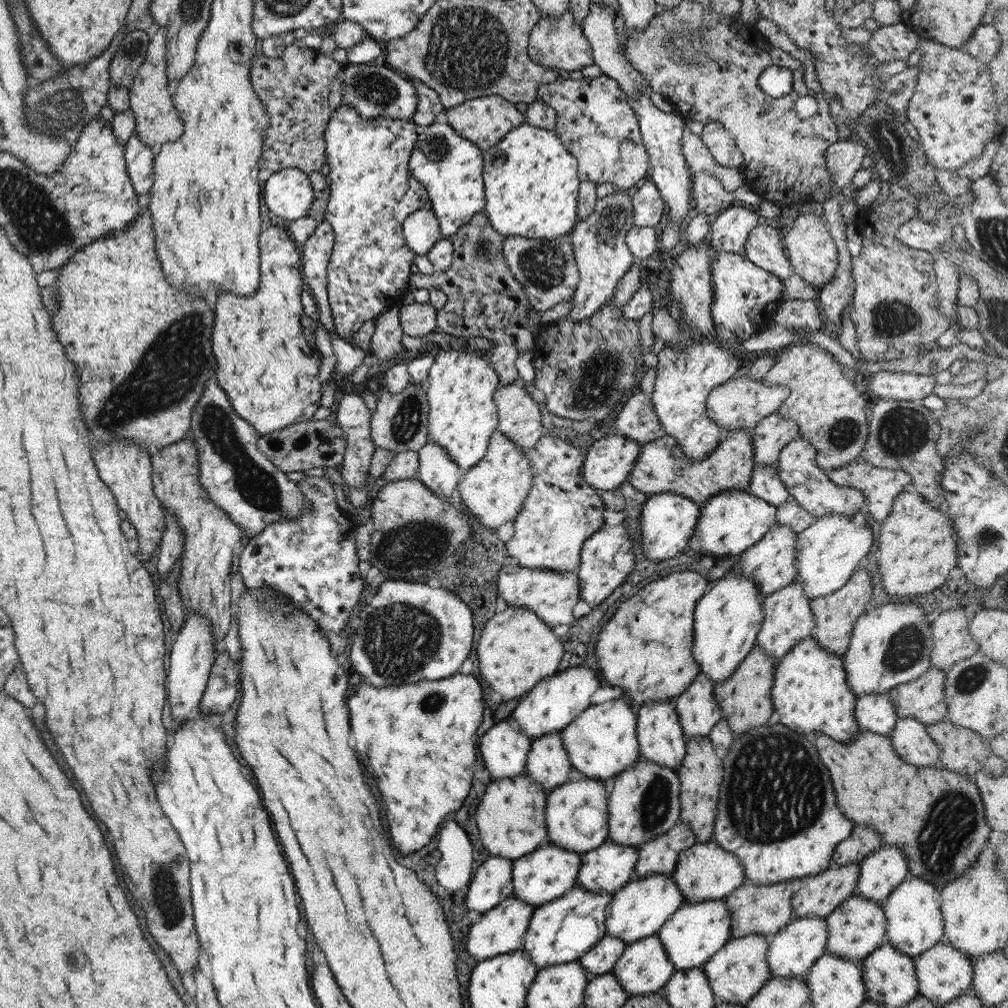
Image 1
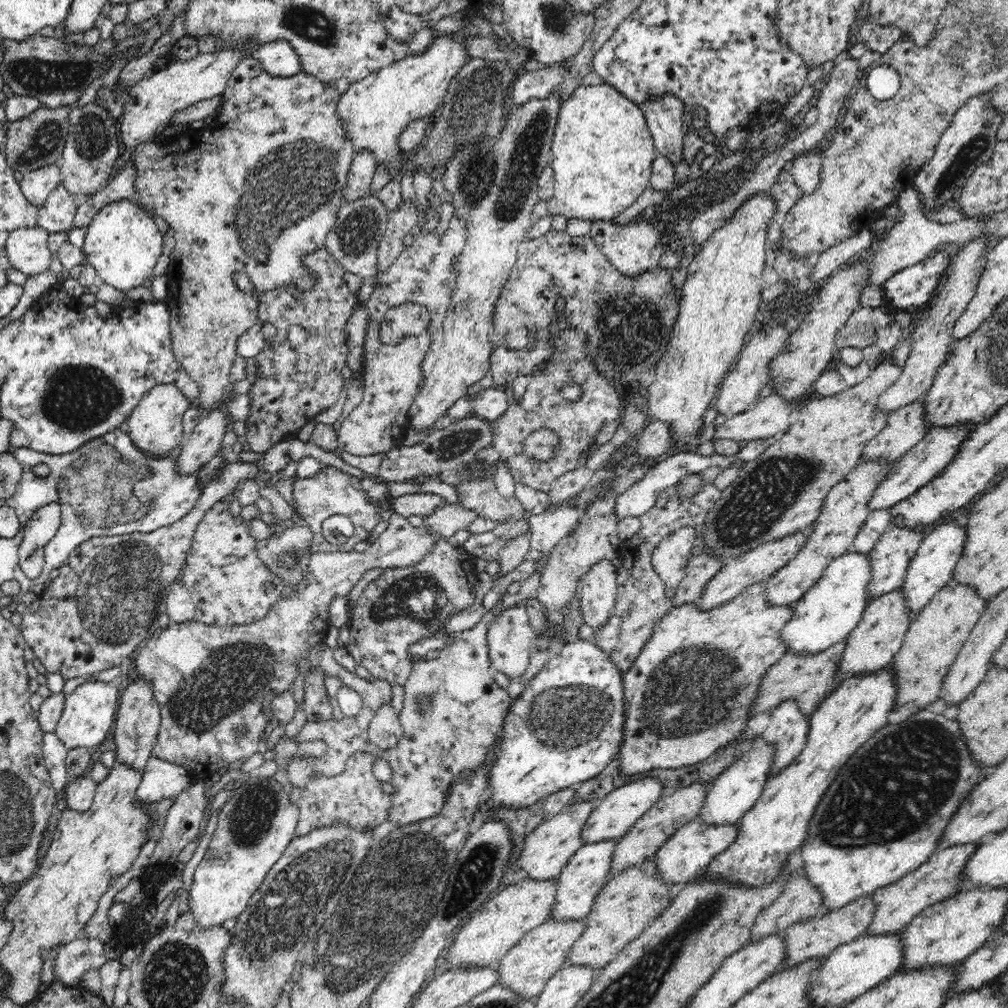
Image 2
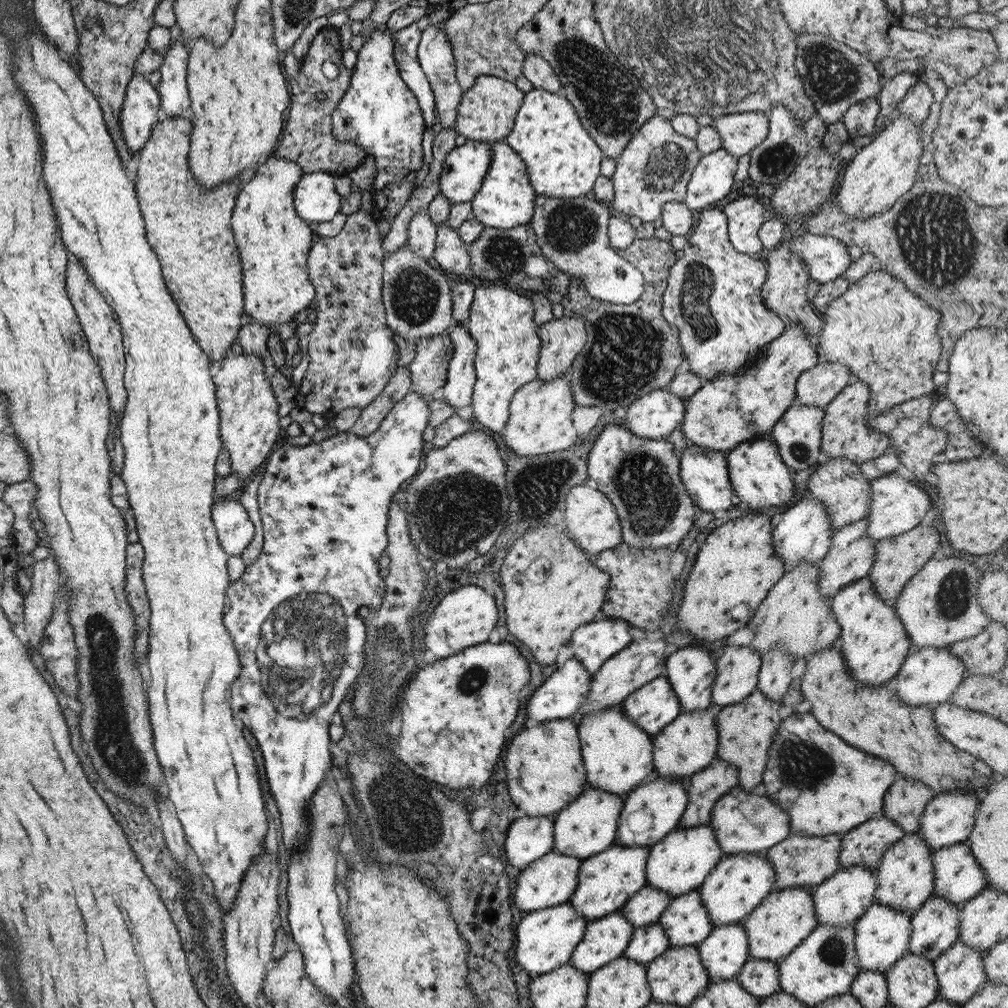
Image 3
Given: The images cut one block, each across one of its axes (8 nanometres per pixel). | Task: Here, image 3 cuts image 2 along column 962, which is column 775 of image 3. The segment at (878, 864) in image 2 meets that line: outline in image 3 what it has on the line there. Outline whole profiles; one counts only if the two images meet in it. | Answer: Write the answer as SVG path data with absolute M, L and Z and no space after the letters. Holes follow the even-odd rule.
M795 712L785 720L781 720L766 756L767 764L758 791L763 796L773 799L787 813L790 830L795 834L808 837L845 834L858 824L881 813L883 802L881 798L897 774L893 766L887 762L873 758L849 746L847 742L841 742L841 738L827 732L813 717L809 712ZM791 788L797 788L801 792L791 794ZM815 790L819 790L819 794L815 794Z

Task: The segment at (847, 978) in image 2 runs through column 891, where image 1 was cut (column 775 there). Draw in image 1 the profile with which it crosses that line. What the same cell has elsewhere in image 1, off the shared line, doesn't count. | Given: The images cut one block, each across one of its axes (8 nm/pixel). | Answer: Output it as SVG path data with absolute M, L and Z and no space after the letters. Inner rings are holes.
M818 917L793 918L783 929L769 936L766 956L770 975L780 978L803 978L810 966L824 953L826 931L824 920Z

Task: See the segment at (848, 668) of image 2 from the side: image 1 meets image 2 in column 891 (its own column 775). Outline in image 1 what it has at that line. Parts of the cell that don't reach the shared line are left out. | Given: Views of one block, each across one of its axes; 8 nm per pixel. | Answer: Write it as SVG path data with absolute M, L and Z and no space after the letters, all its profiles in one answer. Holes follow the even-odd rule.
M797 580L791 581L787 586L775 590L763 598L761 603L761 613L763 621L757 631L754 646L759 646L769 658L773 658L775 663L795 646L799 640L811 635L811 628L815 625L813 614L809 610L809 600L803 596L803 588Z

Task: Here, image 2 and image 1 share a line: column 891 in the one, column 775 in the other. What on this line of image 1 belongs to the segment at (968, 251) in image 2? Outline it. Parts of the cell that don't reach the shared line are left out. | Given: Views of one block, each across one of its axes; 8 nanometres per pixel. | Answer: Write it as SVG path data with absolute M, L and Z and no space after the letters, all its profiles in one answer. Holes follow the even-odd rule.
M744 368L711 390L706 396L705 414L711 422L715 422L723 435L740 429L751 431L761 418L775 413L788 394L787 386L765 386L761 384L761 379L751 380L749 372Z

